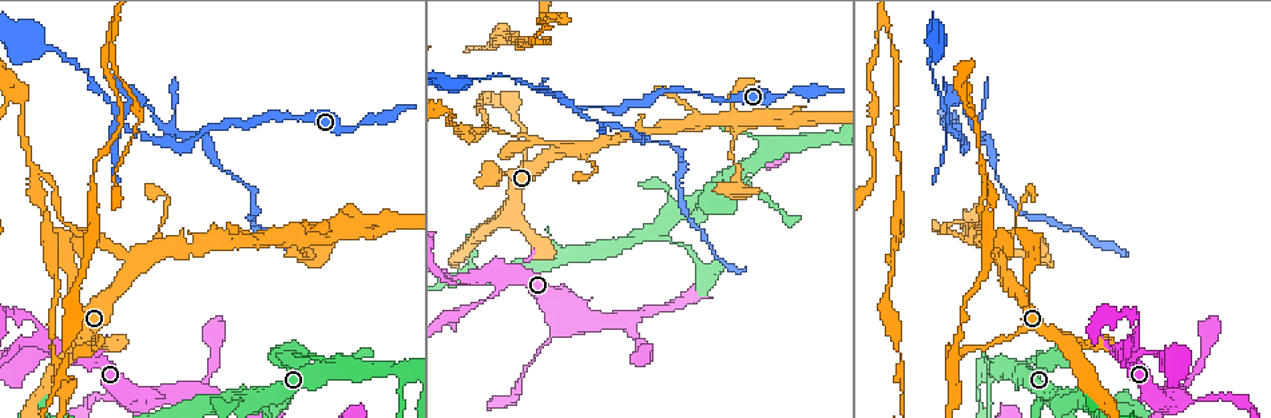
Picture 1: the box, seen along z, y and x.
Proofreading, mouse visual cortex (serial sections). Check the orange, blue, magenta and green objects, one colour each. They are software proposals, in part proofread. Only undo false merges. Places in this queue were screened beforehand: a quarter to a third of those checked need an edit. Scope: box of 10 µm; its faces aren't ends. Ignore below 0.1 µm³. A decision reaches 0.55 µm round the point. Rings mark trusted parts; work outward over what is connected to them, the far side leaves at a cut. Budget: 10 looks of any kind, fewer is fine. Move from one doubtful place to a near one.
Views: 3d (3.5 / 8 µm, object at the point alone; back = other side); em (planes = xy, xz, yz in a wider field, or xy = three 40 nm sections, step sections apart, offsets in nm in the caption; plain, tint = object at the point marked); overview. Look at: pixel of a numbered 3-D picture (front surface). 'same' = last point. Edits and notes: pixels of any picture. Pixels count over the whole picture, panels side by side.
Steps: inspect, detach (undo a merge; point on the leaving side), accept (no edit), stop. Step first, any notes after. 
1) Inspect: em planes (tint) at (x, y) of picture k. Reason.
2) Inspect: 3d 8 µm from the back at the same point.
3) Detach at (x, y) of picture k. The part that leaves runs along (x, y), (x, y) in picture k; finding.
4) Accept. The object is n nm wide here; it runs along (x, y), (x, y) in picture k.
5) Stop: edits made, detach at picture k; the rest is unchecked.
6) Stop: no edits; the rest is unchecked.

Inspect: 3d 3.5 µm at (250, 399) of picture 1. Sudden change in width.

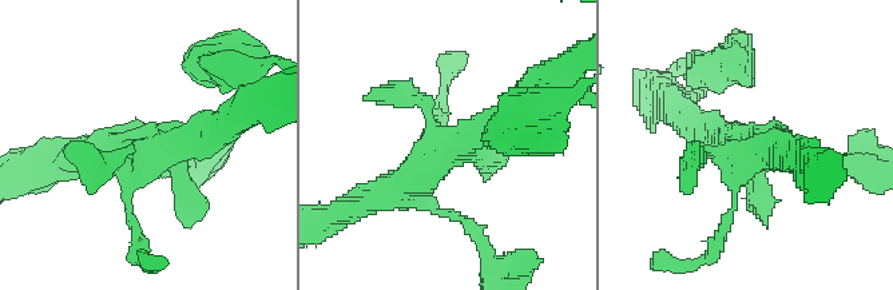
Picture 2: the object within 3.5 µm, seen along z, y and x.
Inspect: em xy step 1 (tint) at (452, 147) of picture 2. Need the tissue.

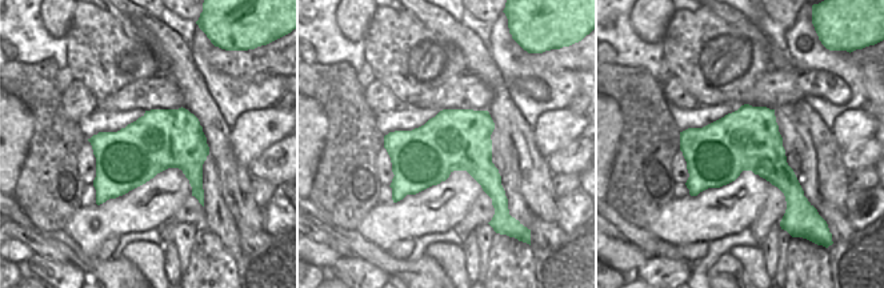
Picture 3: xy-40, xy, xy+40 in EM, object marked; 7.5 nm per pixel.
Accept. The object is 460 nm wide here; it runs along (520, 99), (393, 193), (377, 195) in picture 2; all the same cell.

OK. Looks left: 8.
Inspect: 3d 3.5 µm from the back at (828, 137) of picture 1. Three arms meet.

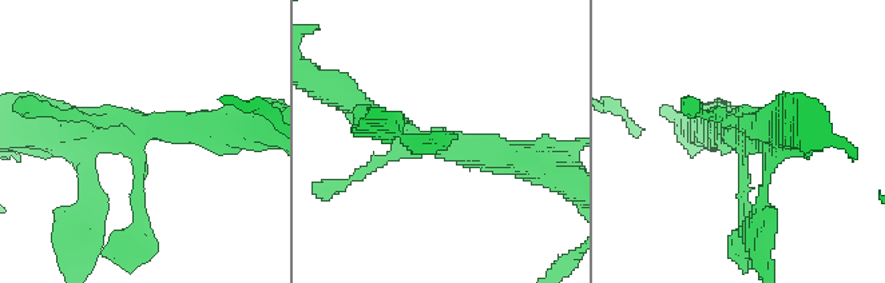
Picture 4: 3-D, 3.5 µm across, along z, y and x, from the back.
Inspect: em planes (tint) at (745, 160) of picture 4. 3 arms meet here; the arms are 100, 250, 350 nm wide; now the EM.

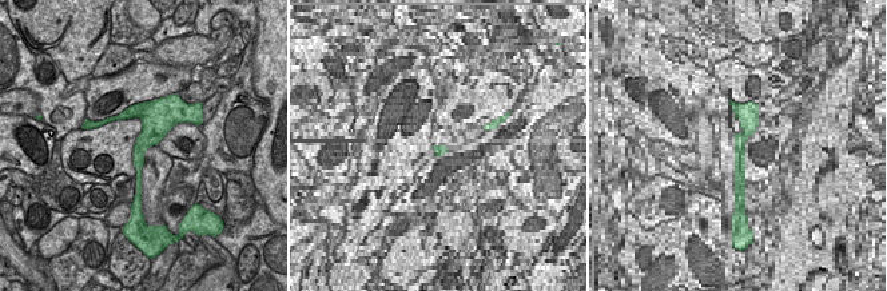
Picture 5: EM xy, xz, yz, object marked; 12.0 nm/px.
Accept. All the same cell.

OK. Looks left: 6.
Inspect: 3d 8 µm at (38, 354) of picture 1. Three-way junction.

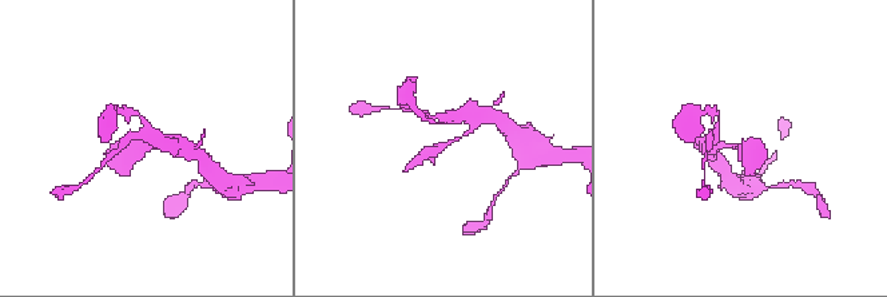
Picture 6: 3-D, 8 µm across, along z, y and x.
Inspect: em xy step 2 (tint) at the same point. Now the EM.

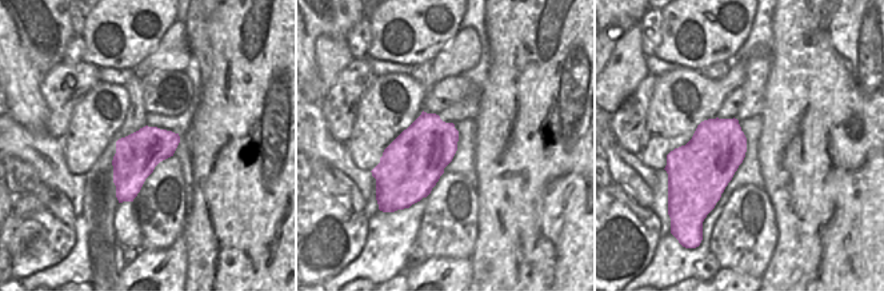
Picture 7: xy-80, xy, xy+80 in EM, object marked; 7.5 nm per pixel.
Accept. The object is 440 nm wide here; it runs along (474, 125), (460, 138), (409, 165) in picture 6; all the same cell.

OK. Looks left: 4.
Inspect: 3d 8 µm from the back at (132, 274) of picture 1. Sharp bend.

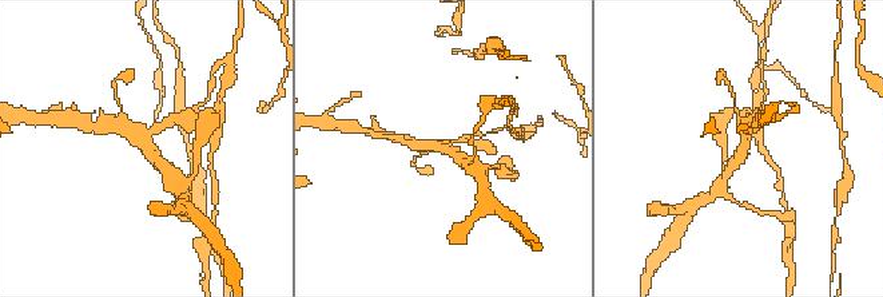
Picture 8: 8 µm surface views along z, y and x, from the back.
Inspect: 3d 3.5 µm at the same point. Closer look.

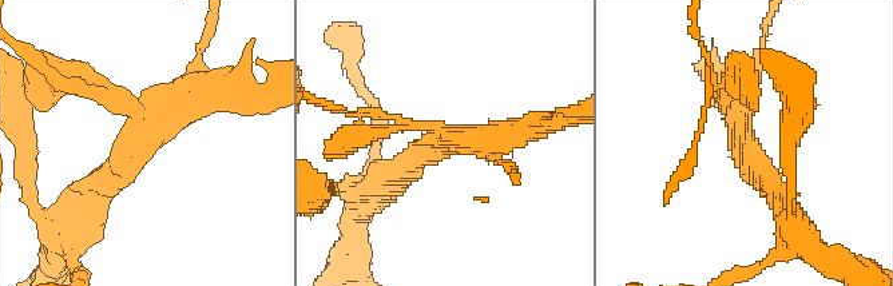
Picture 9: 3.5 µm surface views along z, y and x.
Inspect: em xy step 2 (tint) at (443, 140) of picture 9.

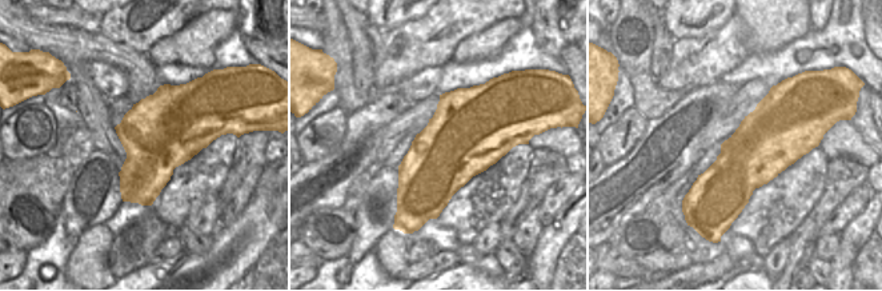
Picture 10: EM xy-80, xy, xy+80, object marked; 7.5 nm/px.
Accept. 3 arms meet here; the arms are 150, 300, 350 nm wide; it runs along (88, 205), (186, 102), (215, 90) in picture 9; continuous, no second cell.

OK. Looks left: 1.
Stop: no edits; the rest is unchecked.

